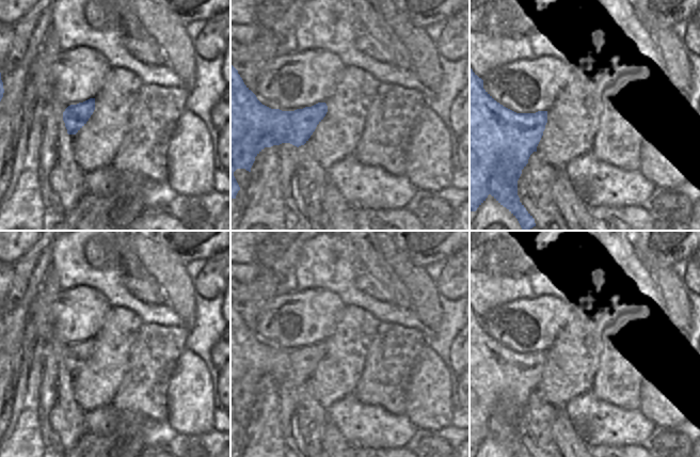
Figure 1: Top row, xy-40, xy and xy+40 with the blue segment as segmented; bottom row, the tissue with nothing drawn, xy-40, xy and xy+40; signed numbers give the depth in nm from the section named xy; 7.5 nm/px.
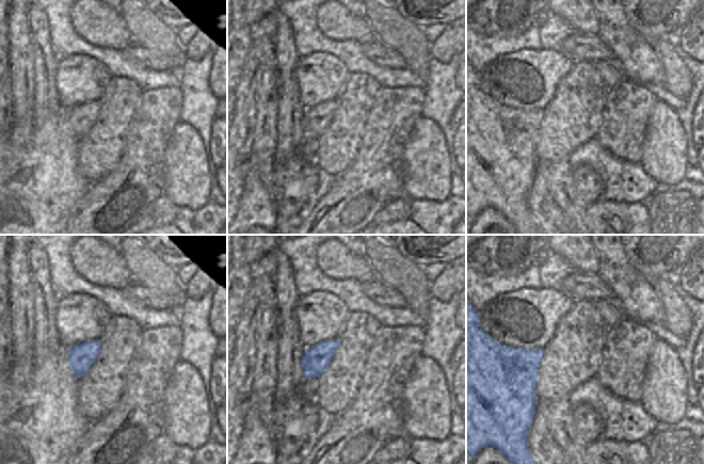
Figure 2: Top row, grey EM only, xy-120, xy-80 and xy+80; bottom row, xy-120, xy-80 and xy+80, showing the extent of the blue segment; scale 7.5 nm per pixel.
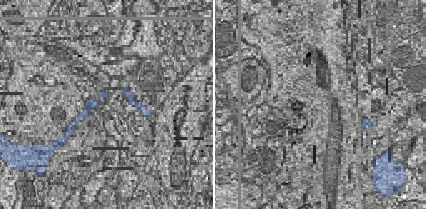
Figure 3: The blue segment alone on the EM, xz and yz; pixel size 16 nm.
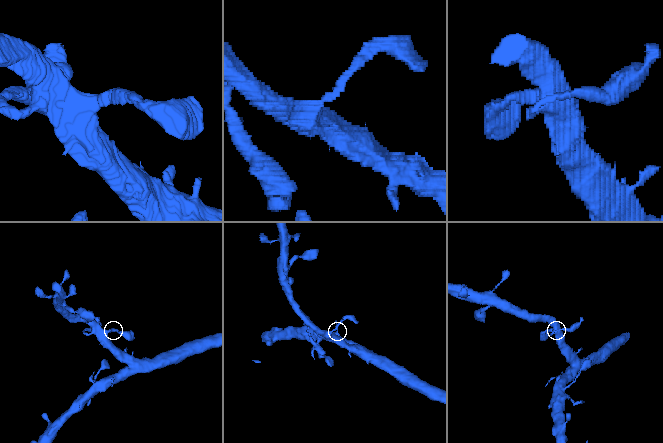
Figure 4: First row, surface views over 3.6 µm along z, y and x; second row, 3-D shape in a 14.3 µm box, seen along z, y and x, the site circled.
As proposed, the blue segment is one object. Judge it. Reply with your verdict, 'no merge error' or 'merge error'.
no merge error

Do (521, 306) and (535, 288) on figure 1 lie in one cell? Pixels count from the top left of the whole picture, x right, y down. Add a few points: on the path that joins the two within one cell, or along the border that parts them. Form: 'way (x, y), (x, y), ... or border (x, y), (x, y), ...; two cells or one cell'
border (546, 289), (539, 296), (525, 296), (505, 302); two cells

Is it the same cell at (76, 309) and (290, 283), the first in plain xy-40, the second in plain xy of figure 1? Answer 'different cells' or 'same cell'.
different cells

